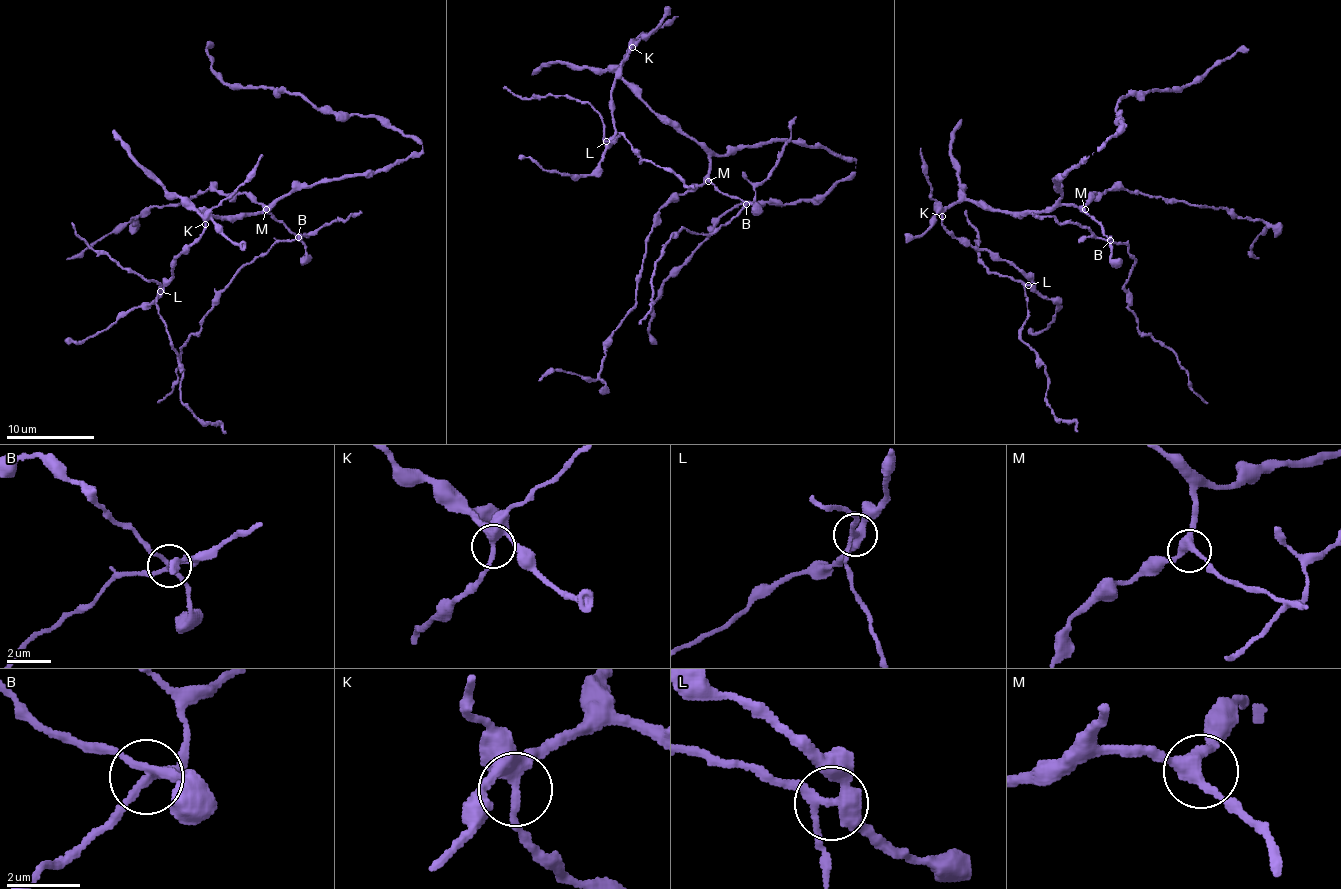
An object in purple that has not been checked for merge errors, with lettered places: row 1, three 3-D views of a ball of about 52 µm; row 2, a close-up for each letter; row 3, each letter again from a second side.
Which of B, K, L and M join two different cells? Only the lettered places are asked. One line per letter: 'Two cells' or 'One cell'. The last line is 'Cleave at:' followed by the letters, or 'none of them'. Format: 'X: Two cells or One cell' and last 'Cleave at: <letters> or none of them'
B: Two cells
K: One cell
L: Two cells
M: One cell
Cleave at: B, L

